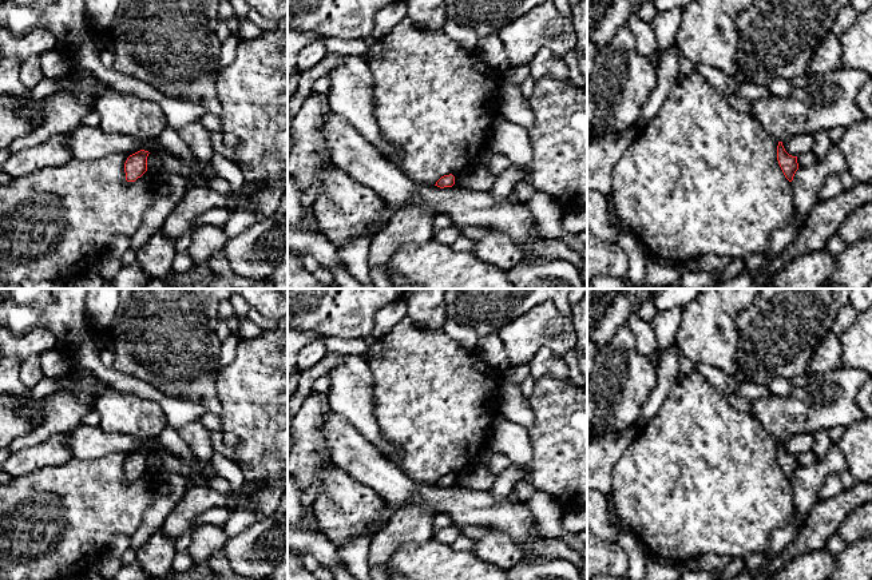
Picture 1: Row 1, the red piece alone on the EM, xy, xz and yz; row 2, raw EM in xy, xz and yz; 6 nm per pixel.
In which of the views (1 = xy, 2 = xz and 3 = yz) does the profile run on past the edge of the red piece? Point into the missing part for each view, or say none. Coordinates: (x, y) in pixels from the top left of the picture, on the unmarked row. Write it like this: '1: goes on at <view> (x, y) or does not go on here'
1: does not go on here
2: does not go on here
3: does not go on here

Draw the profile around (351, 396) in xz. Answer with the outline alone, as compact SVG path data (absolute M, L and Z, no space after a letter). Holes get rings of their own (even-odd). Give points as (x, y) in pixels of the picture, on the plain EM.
M346 354L329 373L330 388L325 394L330 412L344 417L360 434L391 461L401 460L401 449L383 438L373 396L373 374L365 355Z

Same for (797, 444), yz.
M800 433L782 441L785 450L792 456L813 450L814 437L810 433Z

